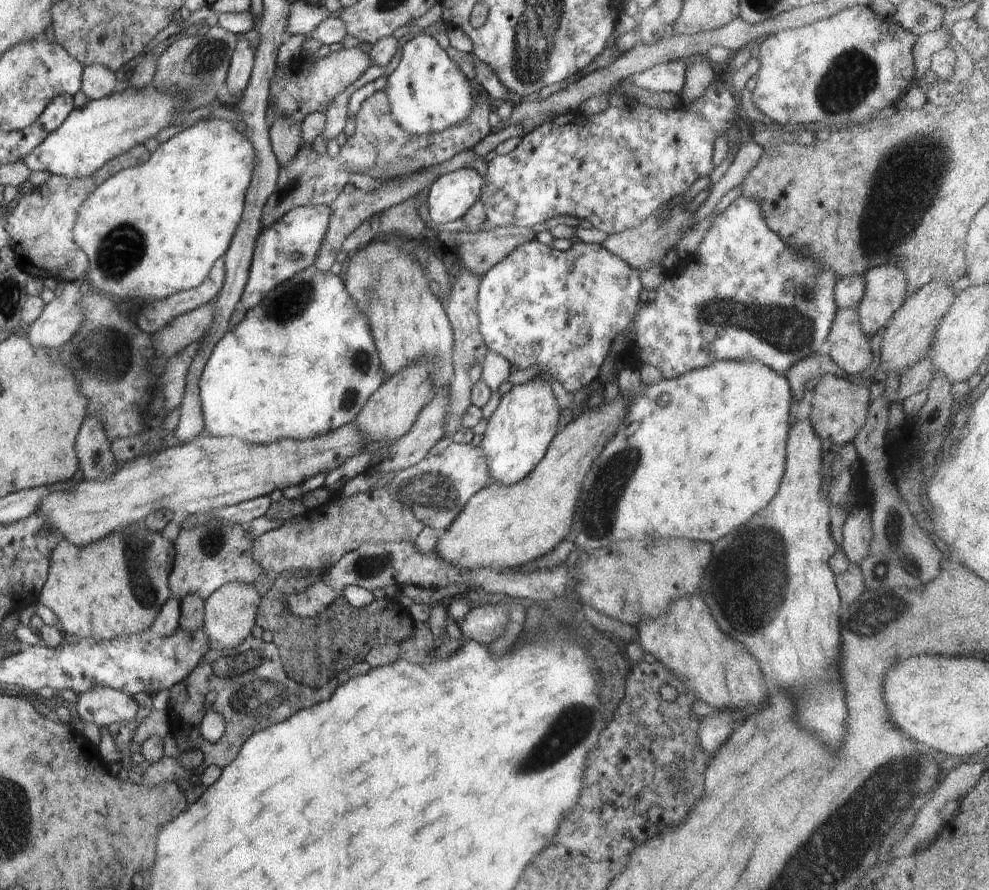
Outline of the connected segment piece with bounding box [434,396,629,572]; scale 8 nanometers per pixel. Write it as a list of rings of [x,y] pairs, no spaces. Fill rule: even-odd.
[[[620,396],[612,401],[604,400],[598,407],[588,407],[578,418],[572,419],[554,435],[544,458],[540,459],[526,478],[508,486],[500,481],[490,481],[480,492],[473,494],[447,528],[444,536],[438,539],[434,553],[456,568],[471,572],[482,567],[492,567],[493,564],[499,570],[526,566],[550,552],[559,542],[564,541],[566,534],[571,532],[572,519],[585,476],[591,464],[600,456],[604,445],[626,418],[628,411],[629,406],[625,405],[625,398]]]

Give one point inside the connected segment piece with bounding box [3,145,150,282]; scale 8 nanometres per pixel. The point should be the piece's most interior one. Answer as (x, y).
(41, 225)

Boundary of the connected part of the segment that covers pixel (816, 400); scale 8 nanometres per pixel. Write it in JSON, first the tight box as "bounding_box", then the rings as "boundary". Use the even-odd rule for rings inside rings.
{"bounding_box":[808,374,877,446],"boundary":[[[824,374],[817,381],[818,384],[813,391],[812,412],[808,416],[814,430],[822,440],[828,439],[840,446],[852,444],[866,422],[868,409],[877,388],[872,383],[862,383],[855,379],[846,380],[828,374]]]}

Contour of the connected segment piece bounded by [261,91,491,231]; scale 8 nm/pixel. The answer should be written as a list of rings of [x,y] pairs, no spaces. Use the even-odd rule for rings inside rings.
[[[378,91],[366,98],[356,116],[356,132],[348,137],[340,153],[332,158],[328,154],[320,155],[310,148],[302,146],[288,166],[279,166],[276,187],[262,208],[262,231],[280,221],[293,207],[330,204],[336,196],[348,186],[354,174],[380,179],[382,182],[396,180],[412,175],[433,165],[450,161],[455,155],[474,149],[487,135],[491,134],[489,124],[490,104],[479,96],[473,99],[469,116],[464,121],[446,128],[441,132],[429,134],[409,134],[393,119],[390,104],[384,91]]]

